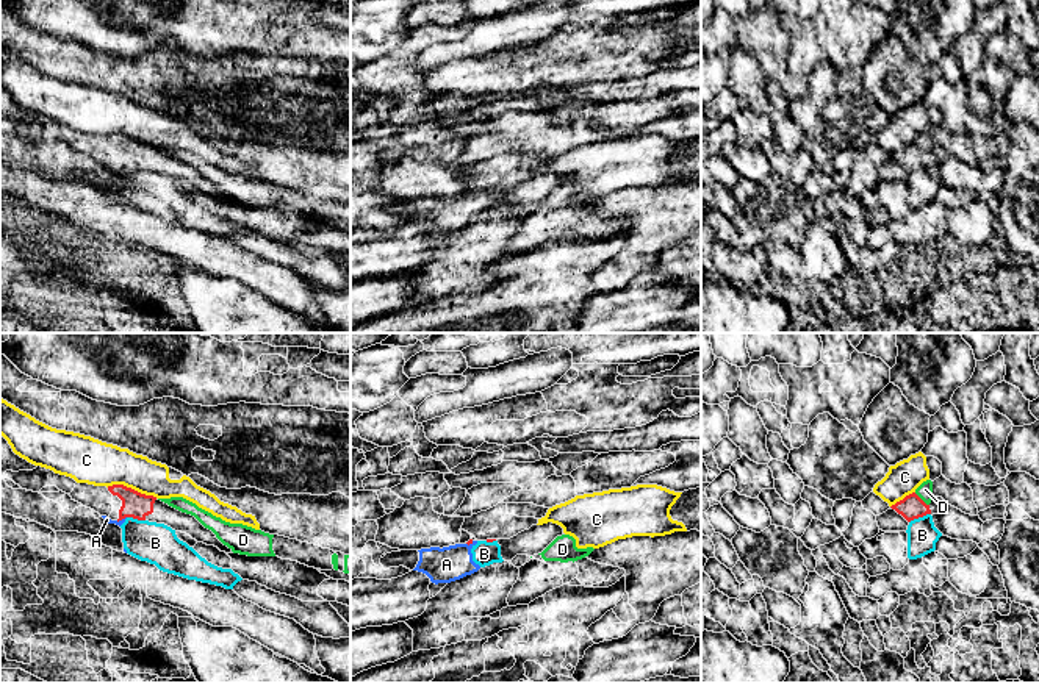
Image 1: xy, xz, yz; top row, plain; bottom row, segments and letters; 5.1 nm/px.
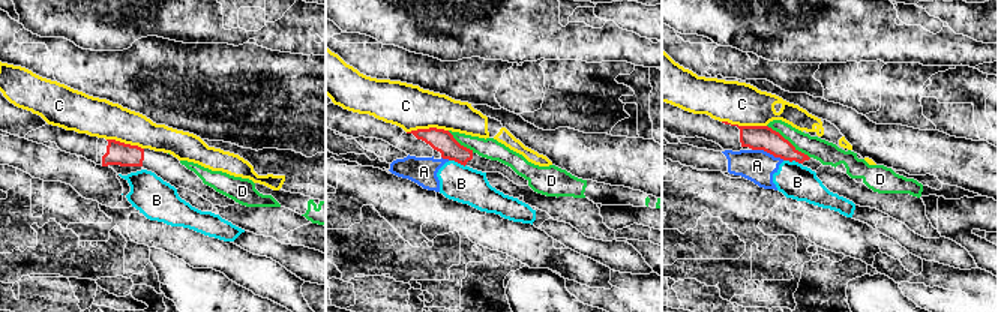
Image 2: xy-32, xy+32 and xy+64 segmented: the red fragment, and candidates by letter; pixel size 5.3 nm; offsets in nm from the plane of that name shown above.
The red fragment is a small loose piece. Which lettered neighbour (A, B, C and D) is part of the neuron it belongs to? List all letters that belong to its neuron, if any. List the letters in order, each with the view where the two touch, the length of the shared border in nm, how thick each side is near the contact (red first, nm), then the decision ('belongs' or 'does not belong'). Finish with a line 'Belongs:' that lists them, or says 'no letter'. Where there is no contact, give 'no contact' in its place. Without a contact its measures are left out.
A: meets red in xy; contact 60 nm long; 140 nm thick on the red side, 30 nm on the other; does not belong
B: meets red in yz; contact 120 nm long; 120 nm thick on the red side, 160 nm on the other; does not belong
C: meets red in xy; contact 280 nm long; 140 nm thick on the red side, 220 nm on the other; does not belong
D: meets red in yz; contact 100 nm long; 120 nm thick on the red side, 80 nm on the other; does not belong
Belongs: no letter

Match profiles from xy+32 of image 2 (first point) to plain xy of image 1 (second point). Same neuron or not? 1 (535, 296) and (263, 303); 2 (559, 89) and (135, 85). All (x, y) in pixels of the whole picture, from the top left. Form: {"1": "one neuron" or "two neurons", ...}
{"1": "one neuron", "2": "one neuron"}

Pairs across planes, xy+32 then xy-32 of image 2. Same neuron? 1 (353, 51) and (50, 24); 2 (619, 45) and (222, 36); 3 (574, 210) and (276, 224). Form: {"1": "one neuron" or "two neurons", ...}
{"1": "two neurons", "2": "one neuron", "3": "one neuron"}

